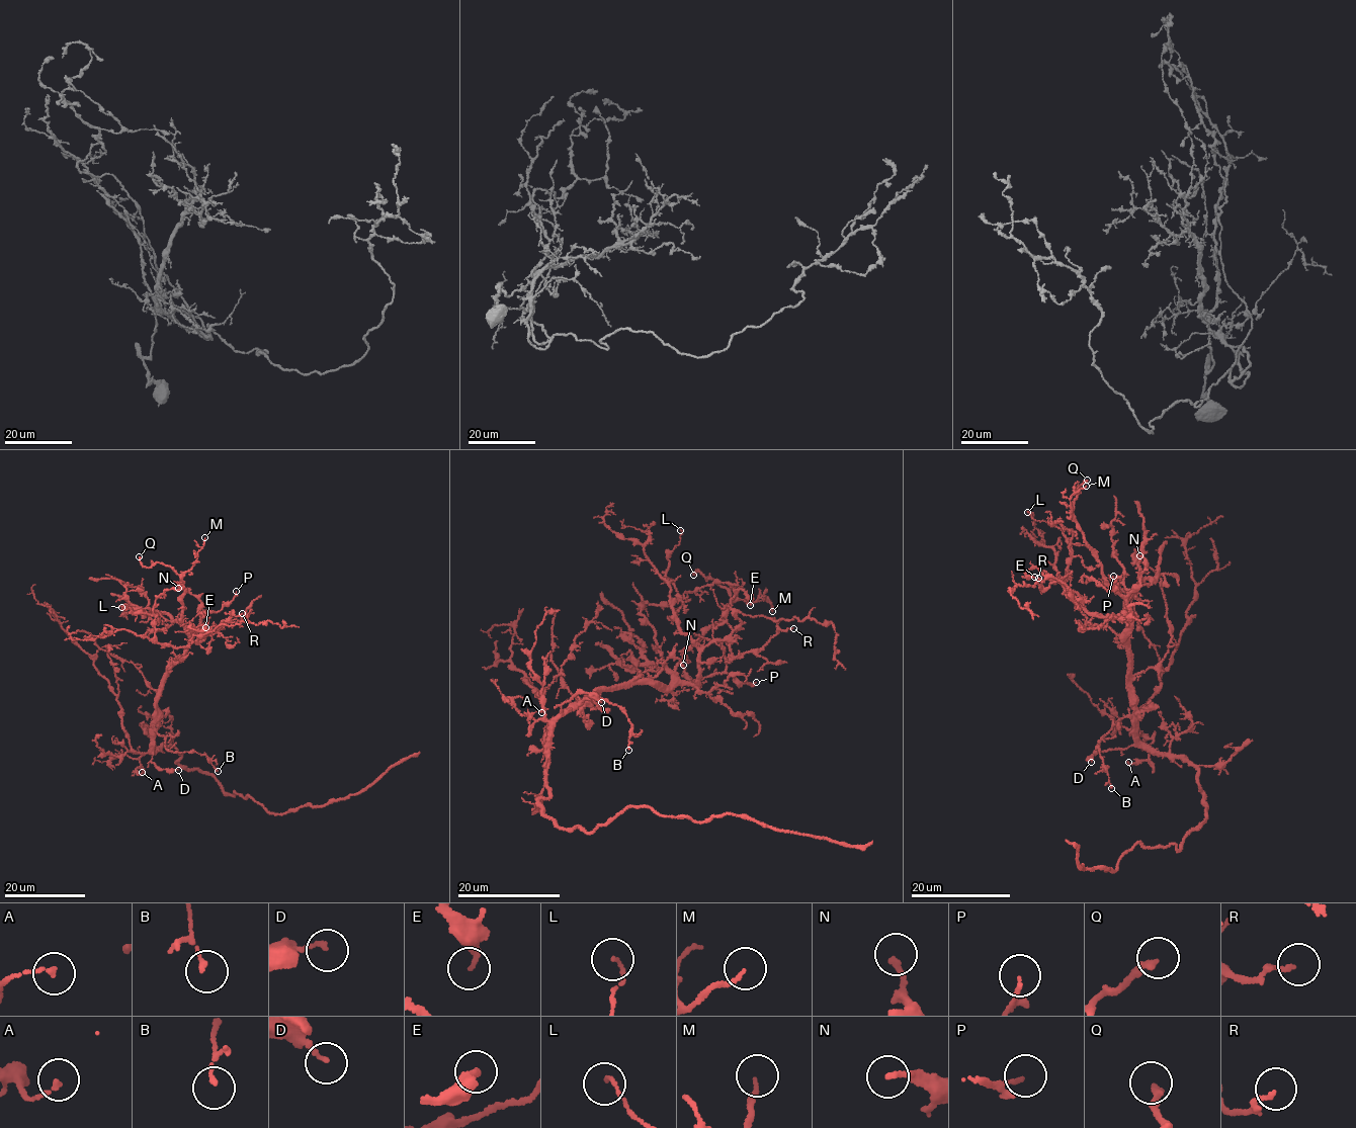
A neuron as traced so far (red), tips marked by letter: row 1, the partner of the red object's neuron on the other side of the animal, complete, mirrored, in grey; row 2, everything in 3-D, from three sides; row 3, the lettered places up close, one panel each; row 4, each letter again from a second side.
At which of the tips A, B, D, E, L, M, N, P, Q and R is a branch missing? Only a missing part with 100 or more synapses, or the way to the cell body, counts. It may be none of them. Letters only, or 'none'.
none

